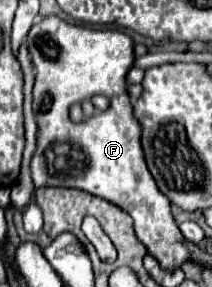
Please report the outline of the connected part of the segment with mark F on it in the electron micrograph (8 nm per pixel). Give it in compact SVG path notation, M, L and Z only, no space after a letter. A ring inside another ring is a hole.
M45 16L27 36L27 50L35 66L33 114L39 126L37 148L31 158L35 188L65 186L79 188L123 208L135 220L135 234L163 268L181 266L189 258L181 244L181 232L171 216L169 200L163 196L147 170L141 150L141 130L133 118L131 100L125 90L125 74L133 64L133 40L117 30L91 30L67 24L57 16ZM95 94L109 98L109 108L85 118L81 124L69 120L69 106Z

